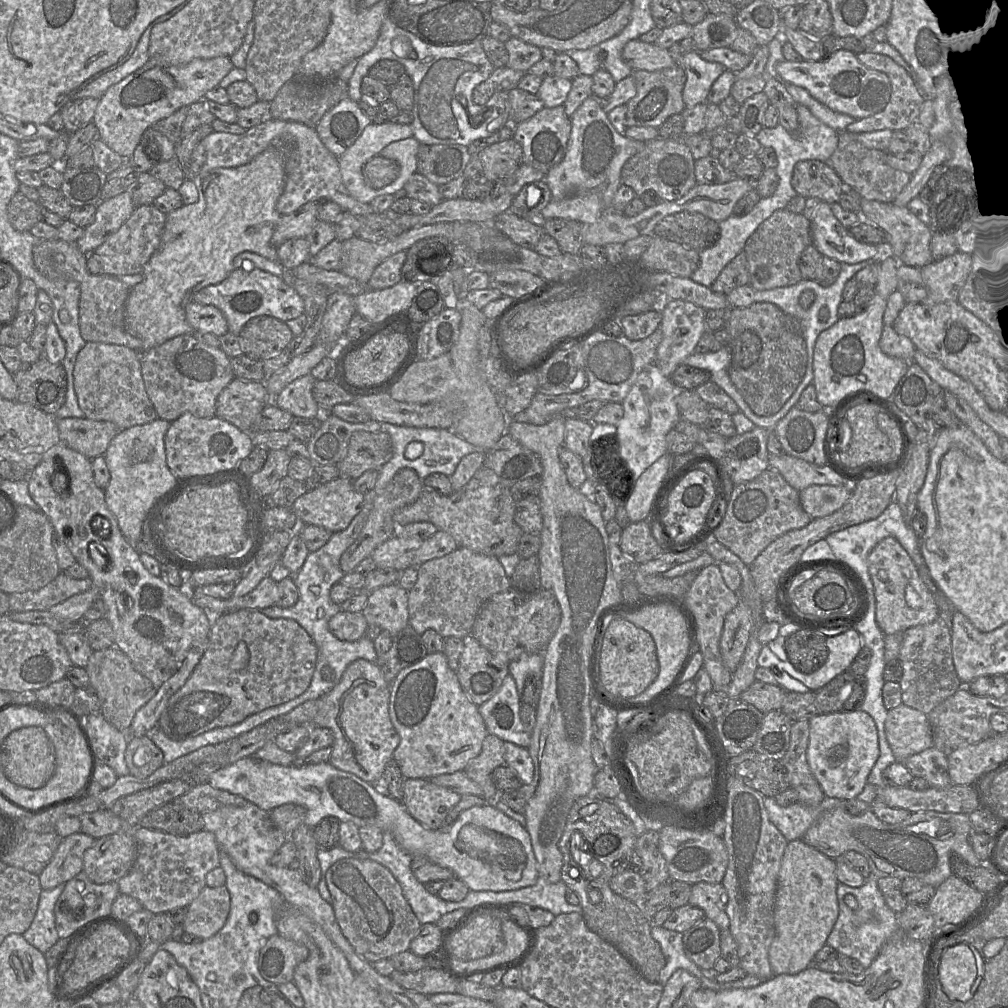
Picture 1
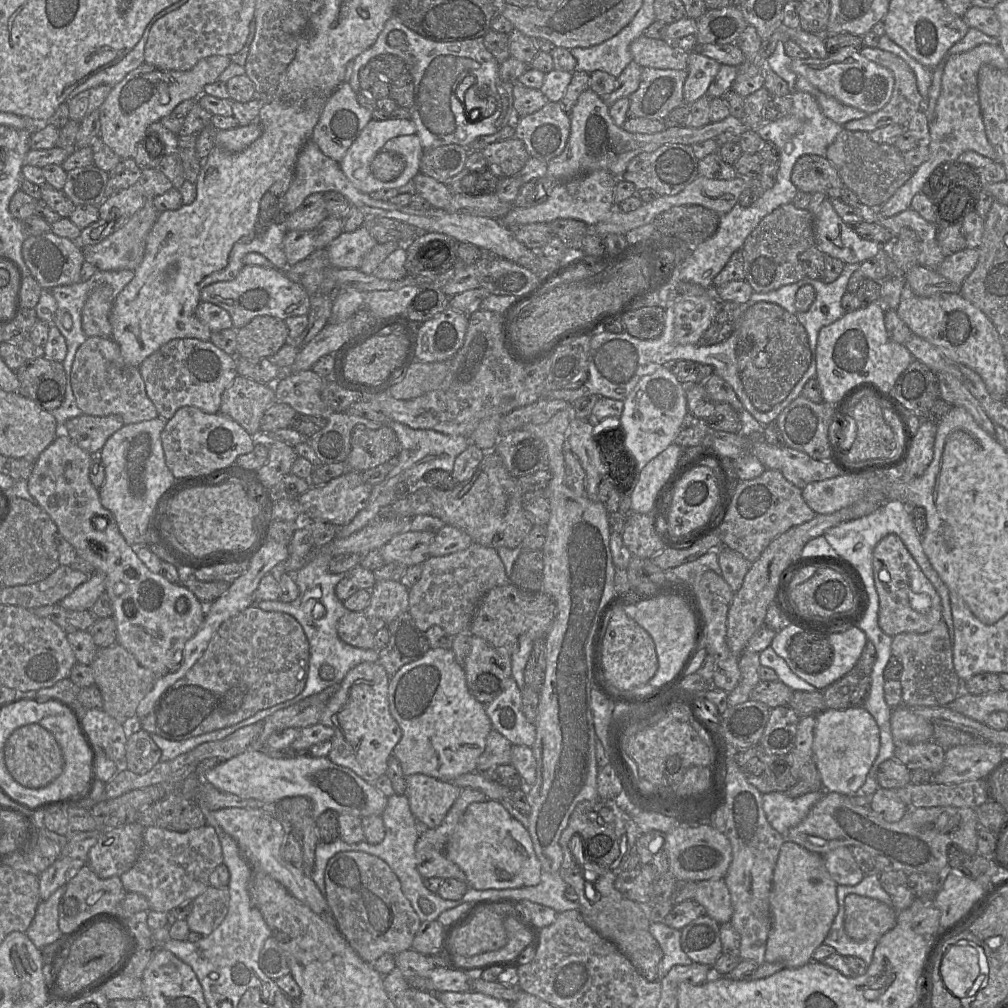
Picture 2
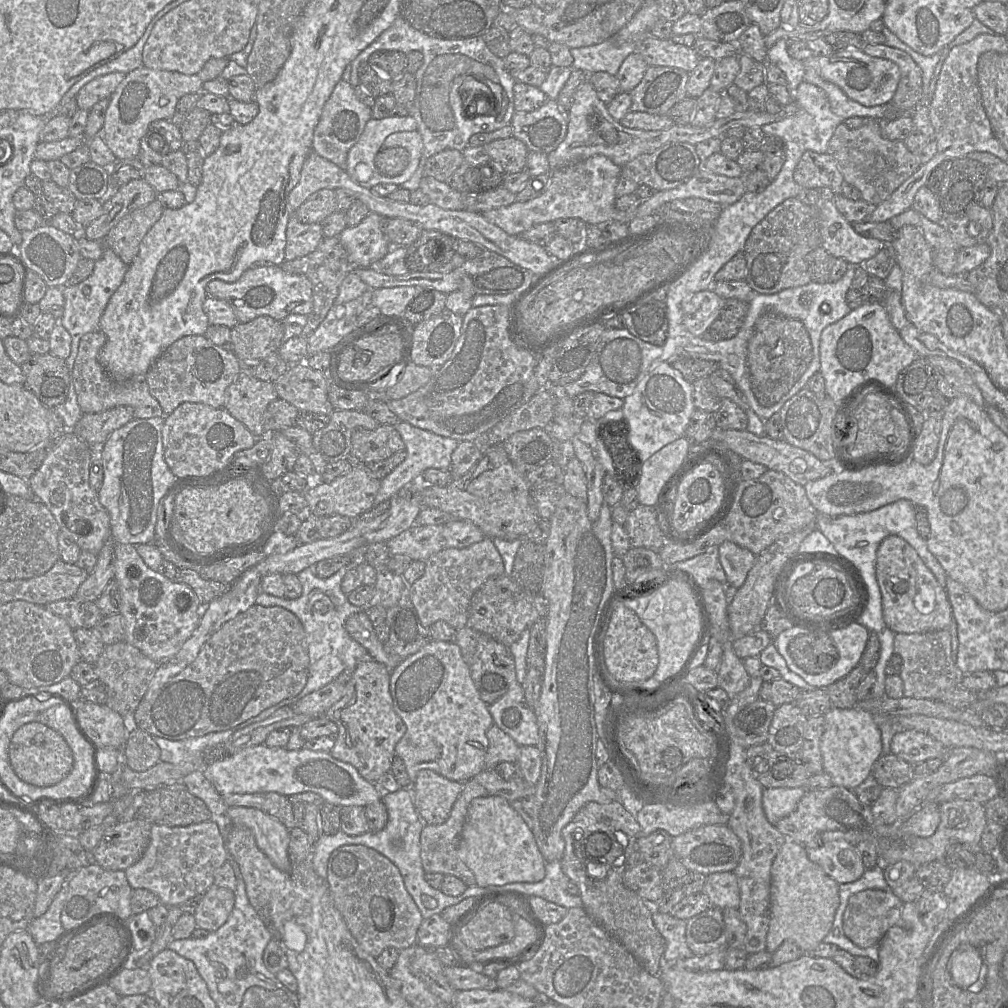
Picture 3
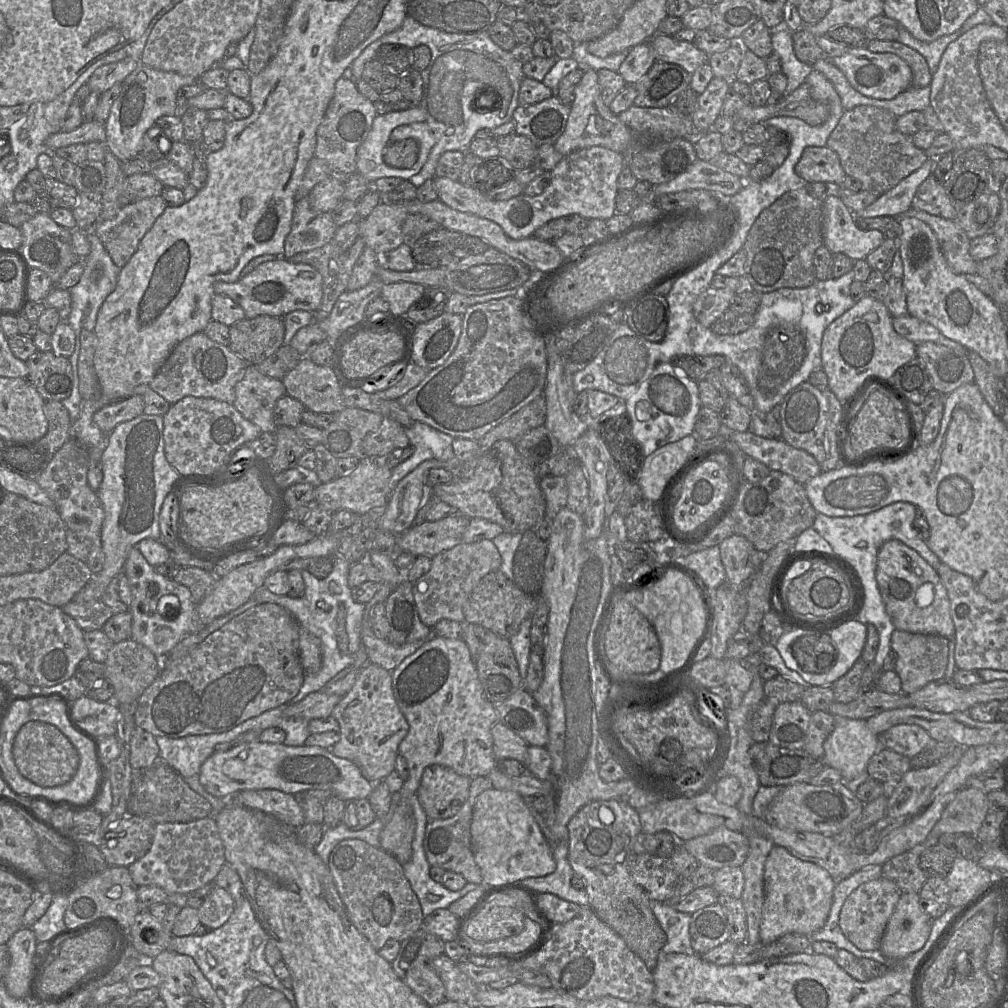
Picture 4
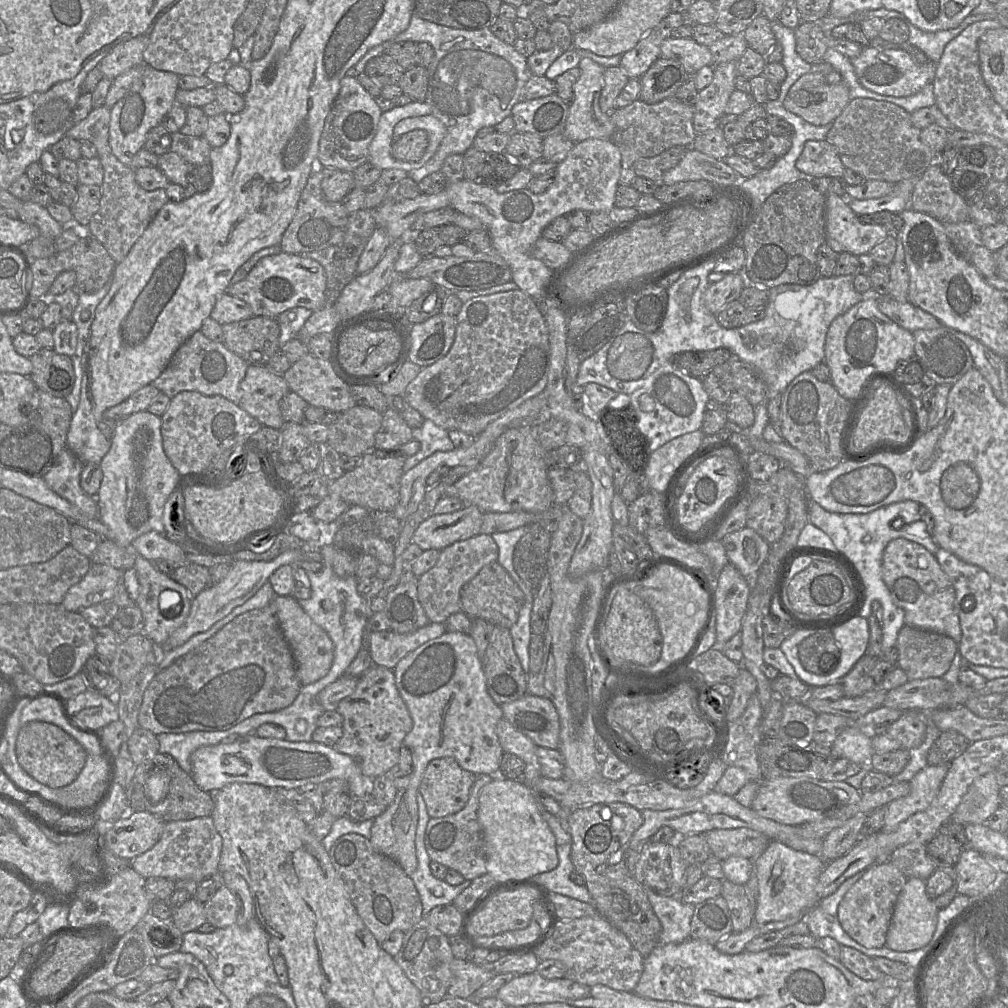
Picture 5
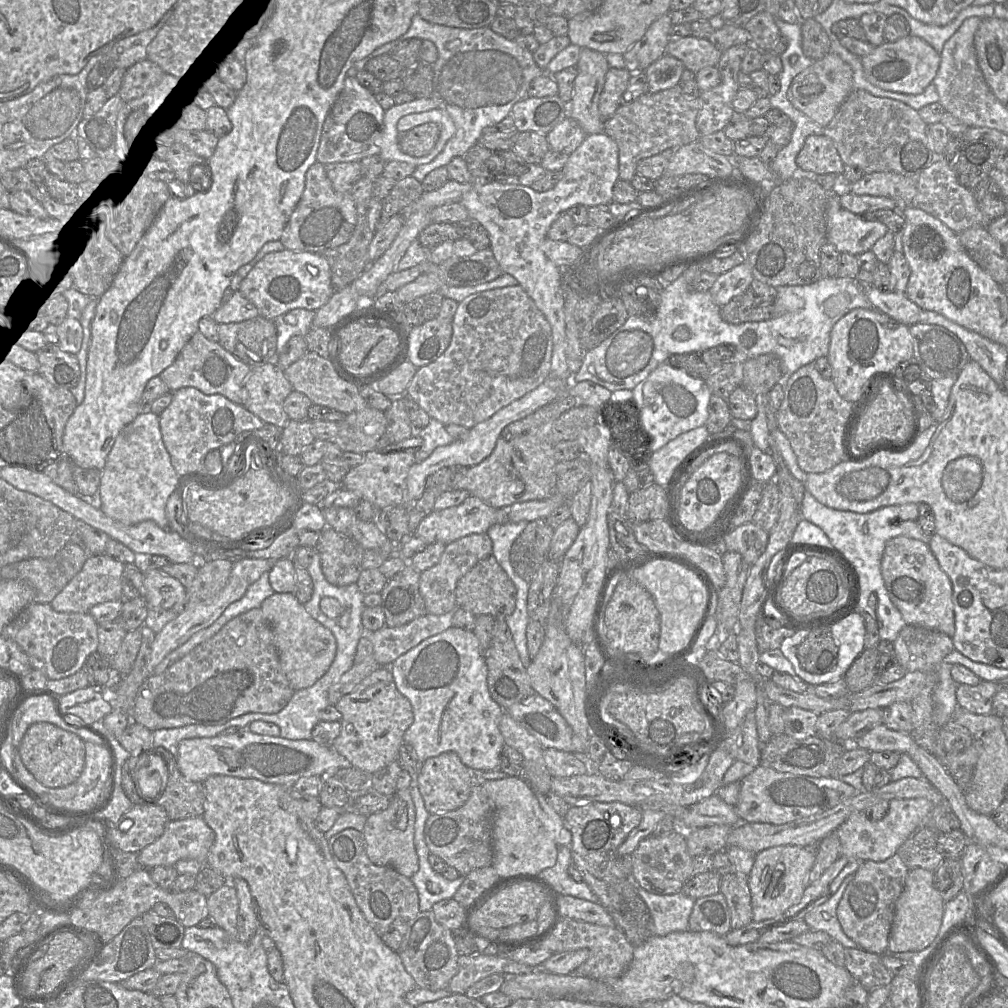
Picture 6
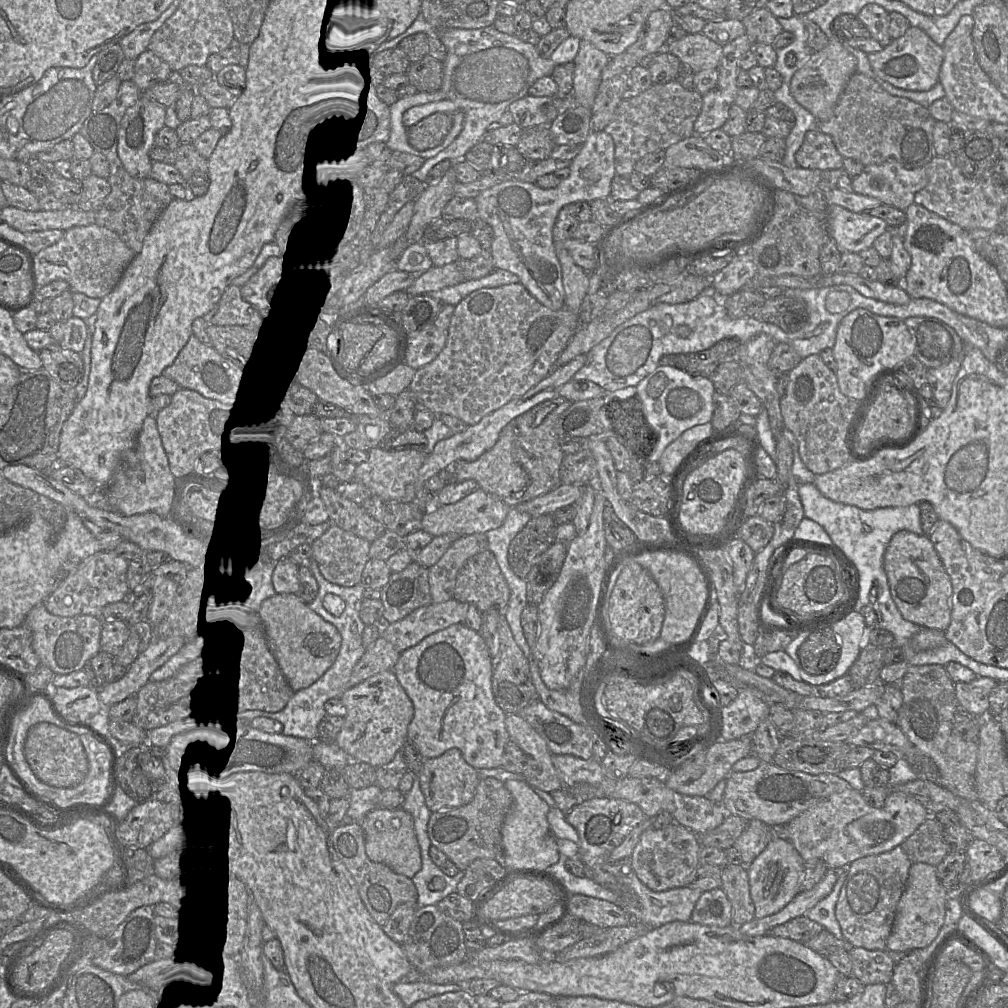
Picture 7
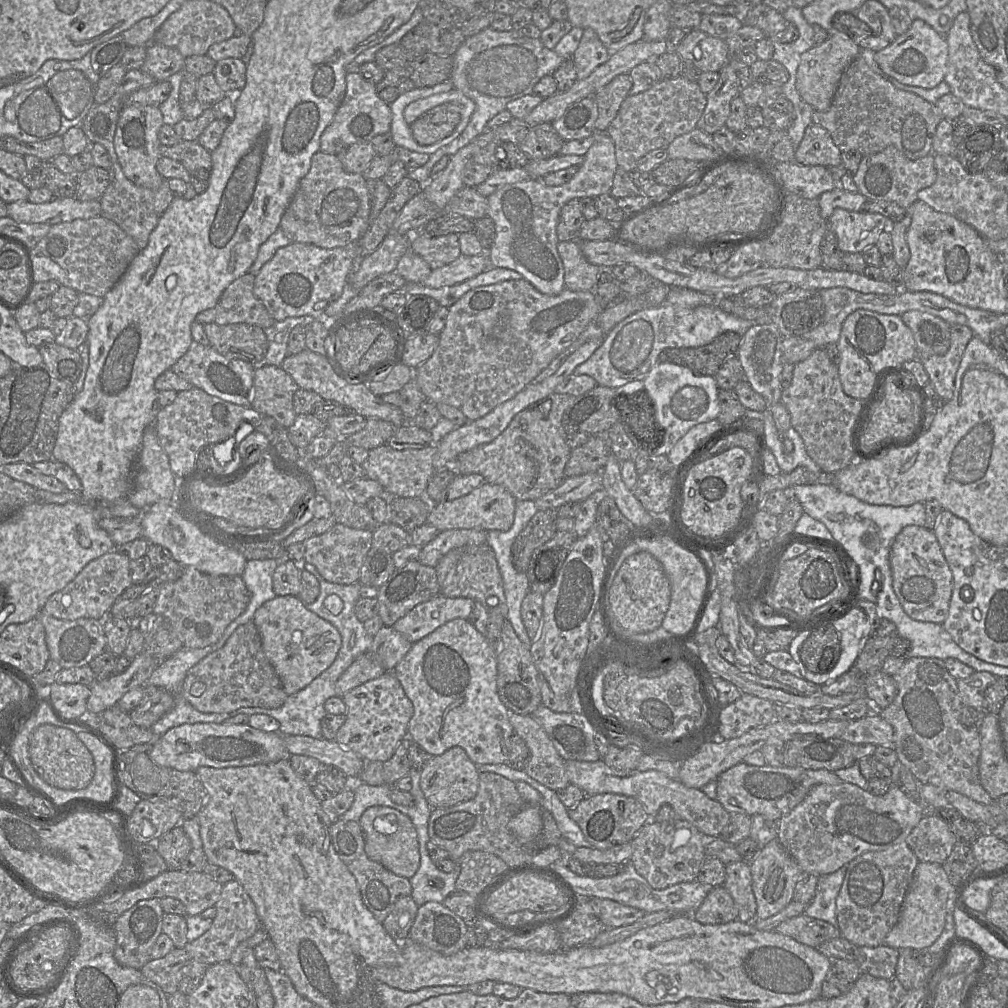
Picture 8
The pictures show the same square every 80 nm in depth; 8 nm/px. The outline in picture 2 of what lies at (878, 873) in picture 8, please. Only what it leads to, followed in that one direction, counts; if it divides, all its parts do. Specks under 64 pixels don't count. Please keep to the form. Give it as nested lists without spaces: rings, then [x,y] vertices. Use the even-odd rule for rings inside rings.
[[[853,893],[844,905],[845,932],[854,941],[879,941],[896,925],[898,912],[879,900]]]

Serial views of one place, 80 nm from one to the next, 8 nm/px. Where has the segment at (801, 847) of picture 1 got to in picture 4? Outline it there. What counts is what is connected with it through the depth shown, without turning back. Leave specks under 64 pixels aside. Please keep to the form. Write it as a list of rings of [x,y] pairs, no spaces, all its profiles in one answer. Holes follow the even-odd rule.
[[[774,845],[764,865],[764,903],[760,939],[770,944],[788,933],[811,936],[822,929],[828,918],[835,881],[819,865],[801,860],[780,845]]]

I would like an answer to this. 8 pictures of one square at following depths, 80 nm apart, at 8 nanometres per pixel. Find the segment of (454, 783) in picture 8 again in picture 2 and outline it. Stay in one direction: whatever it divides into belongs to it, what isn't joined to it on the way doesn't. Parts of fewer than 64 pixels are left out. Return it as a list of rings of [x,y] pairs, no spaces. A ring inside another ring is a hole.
[[[424,774],[406,777],[406,797],[410,810],[422,829],[438,827],[455,800],[461,788]]]

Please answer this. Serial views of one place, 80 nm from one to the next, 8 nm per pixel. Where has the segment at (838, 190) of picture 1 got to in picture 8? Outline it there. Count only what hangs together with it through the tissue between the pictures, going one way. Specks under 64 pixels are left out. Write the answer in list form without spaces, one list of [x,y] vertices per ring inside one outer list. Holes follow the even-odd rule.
[[[811,123],[796,148],[794,160],[804,166],[834,167],[842,163],[841,153],[829,132]]]

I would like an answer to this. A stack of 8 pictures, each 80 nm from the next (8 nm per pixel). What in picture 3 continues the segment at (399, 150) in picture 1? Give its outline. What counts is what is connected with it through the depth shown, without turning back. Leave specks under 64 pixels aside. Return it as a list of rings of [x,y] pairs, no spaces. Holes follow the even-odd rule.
[[[417,130],[396,132],[390,134],[383,143],[383,149],[392,147],[402,147],[409,153],[406,169],[397,176],[389,177],[389,183],[400,186],[413,176],[419,166],[423,151],[422,137]]]

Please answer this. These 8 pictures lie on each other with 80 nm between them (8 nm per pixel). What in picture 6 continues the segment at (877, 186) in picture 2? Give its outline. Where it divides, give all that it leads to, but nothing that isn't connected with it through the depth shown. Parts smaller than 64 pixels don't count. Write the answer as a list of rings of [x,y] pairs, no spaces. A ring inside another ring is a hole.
[[[854,88],[839,107],[830,123],[824,127],[824,135],[832,139],[844,165],[856,166],[865,174],[874,172],[893,172],[904,176],[919,176],[919,173],[933,163],[934,152],[931,150],[927,138],[927,124],[921,119],[918,111],[898,100],[873,96],[866,90]]]

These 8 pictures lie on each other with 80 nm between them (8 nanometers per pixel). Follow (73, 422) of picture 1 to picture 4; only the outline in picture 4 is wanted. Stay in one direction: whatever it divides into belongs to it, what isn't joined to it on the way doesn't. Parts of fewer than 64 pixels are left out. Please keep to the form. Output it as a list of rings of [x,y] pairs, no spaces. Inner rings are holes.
[[[131,395],[99,409],[94,413],[93,421],[104,434],[108,435],[118,424],[144,414],[144,407],[142,396]]]

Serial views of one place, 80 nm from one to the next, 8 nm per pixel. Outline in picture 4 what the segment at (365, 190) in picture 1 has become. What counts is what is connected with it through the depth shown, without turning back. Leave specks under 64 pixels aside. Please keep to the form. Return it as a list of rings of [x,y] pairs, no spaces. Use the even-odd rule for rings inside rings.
[[[419,106],[377,115],[367,136],[357,148],[356,172],[371,183],[379,178],[393,177],[398,169],[386,165],[383,161],[383,151],[390,143],[392,130],[401,125],[423,122],[425,119],[426,115]]]

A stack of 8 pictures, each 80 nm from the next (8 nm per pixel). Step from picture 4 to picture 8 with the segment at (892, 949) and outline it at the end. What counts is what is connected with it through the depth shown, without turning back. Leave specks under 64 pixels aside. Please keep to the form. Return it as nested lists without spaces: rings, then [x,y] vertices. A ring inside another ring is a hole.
[[[919,862],[902,902],[898,920],[886,935],[884,944],[895,949],[928,948],[944,929],[951,889],[952,884],[942,864]]]

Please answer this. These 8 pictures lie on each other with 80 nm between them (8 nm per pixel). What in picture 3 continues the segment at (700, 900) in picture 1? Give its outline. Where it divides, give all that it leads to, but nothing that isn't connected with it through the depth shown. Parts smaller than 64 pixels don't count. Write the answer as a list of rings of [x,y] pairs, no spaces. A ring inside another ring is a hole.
[[[733,871],[715,872],[707,875],[702,891],[710,899],[712,906],[721,910],[740,905],[740,889]]]

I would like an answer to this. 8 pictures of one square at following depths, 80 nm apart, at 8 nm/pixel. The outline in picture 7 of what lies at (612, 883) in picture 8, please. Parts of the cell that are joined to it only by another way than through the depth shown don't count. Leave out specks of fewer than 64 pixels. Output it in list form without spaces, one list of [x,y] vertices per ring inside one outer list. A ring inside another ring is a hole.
[[[560,854],[559,861],[548,867],[545,872],[555,878],[569,894],[585,895],[611,902],[611,891],[590,878],[579,878],[569,872],[565,866],[567,857]]]

